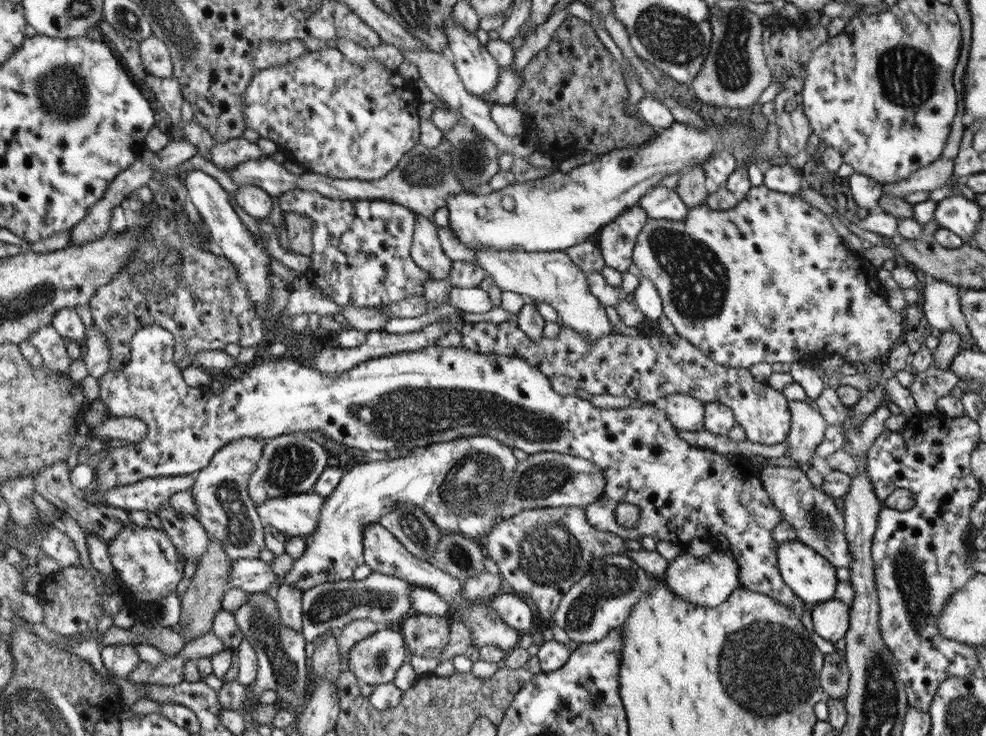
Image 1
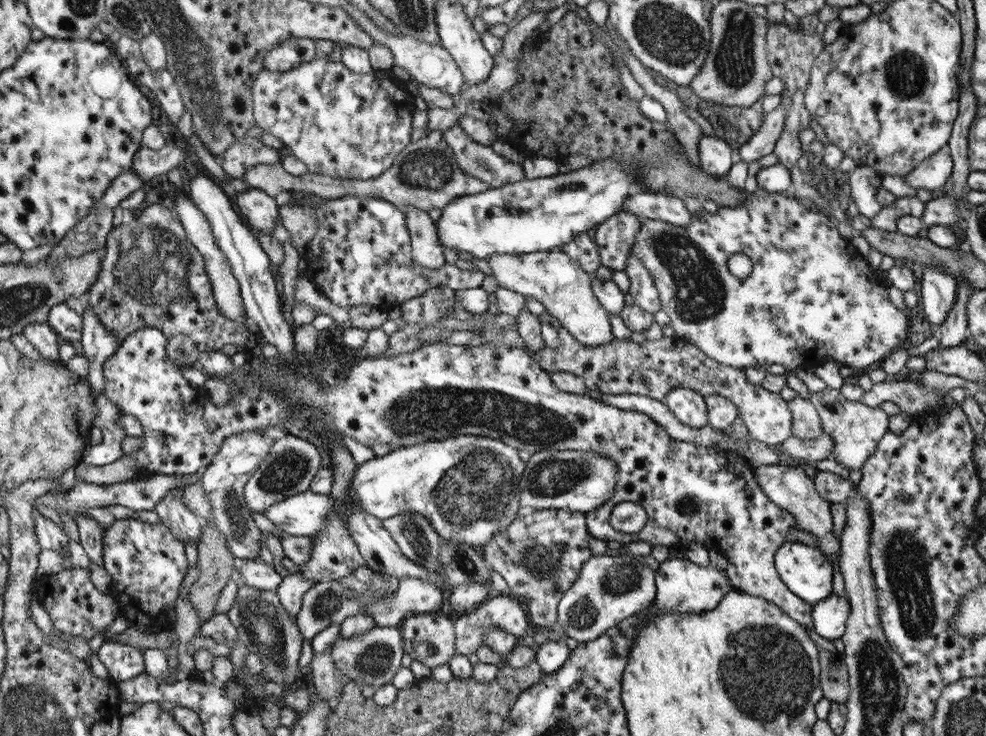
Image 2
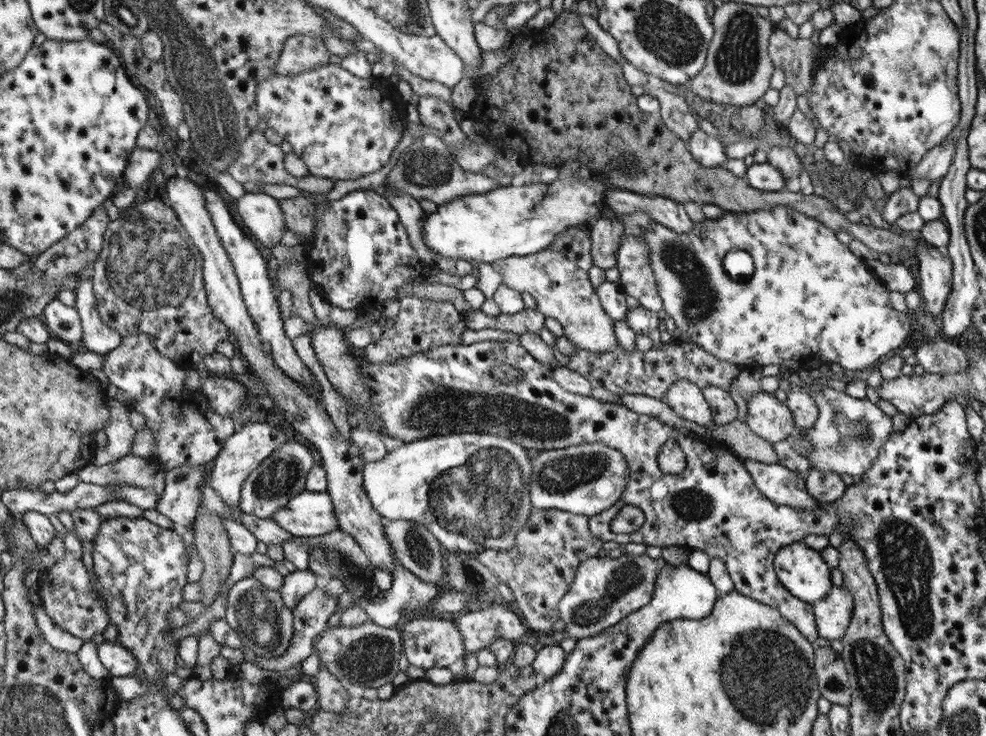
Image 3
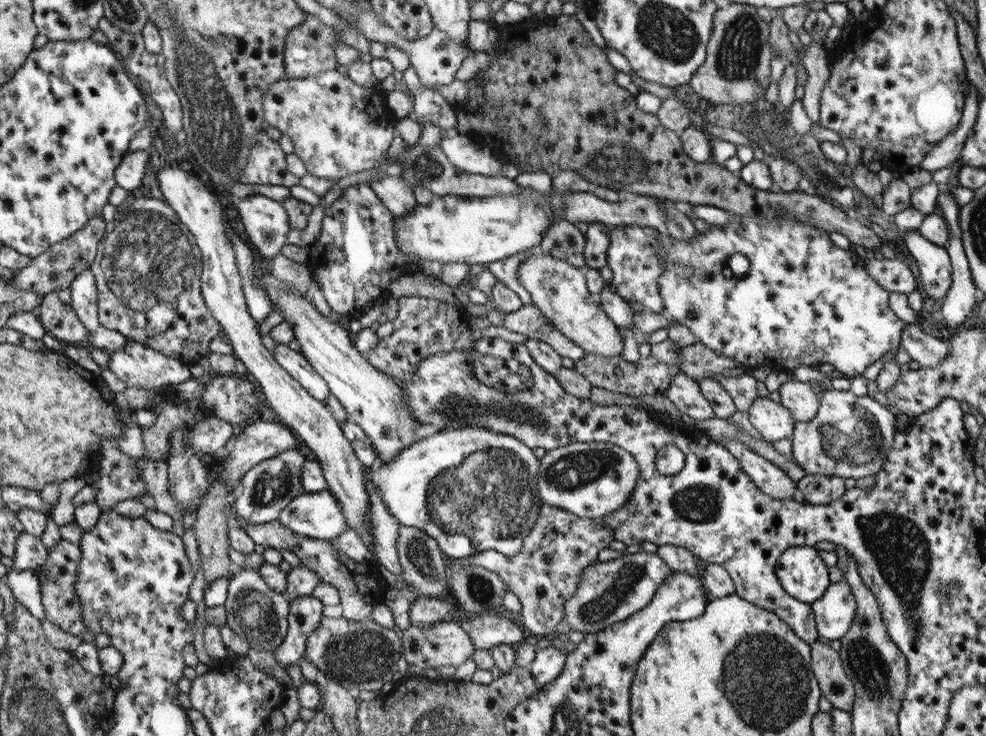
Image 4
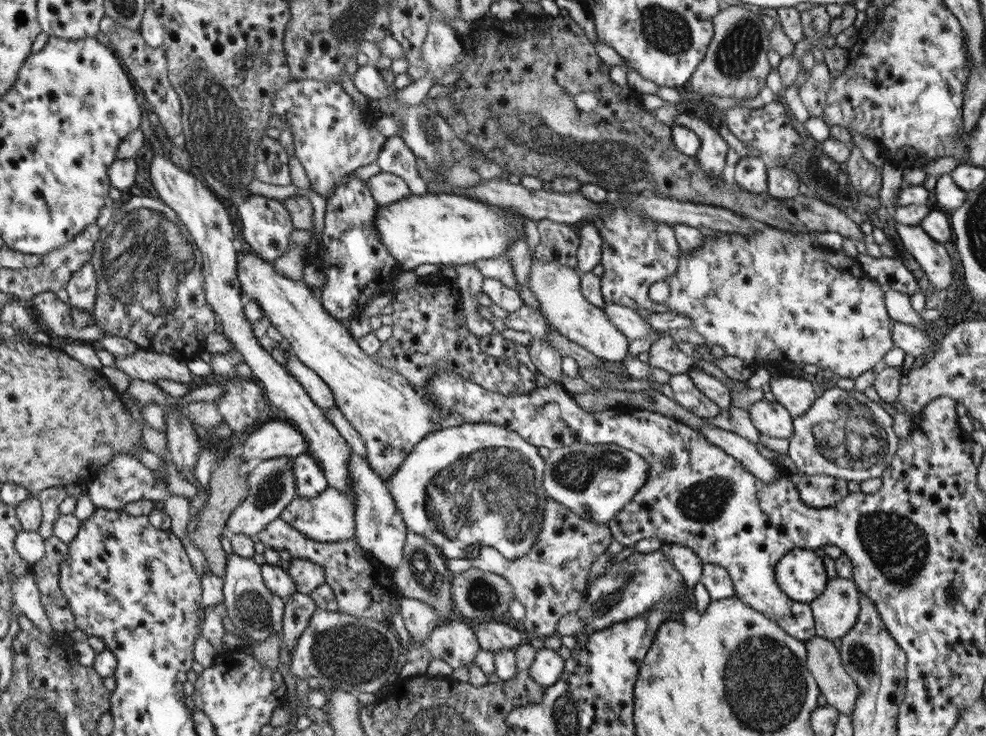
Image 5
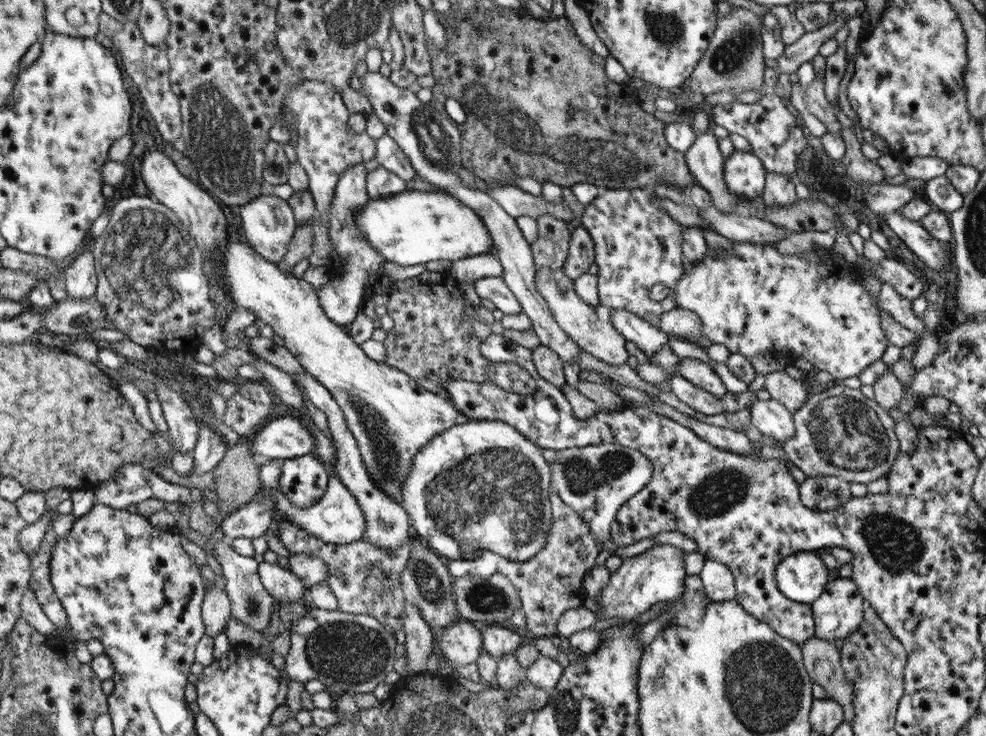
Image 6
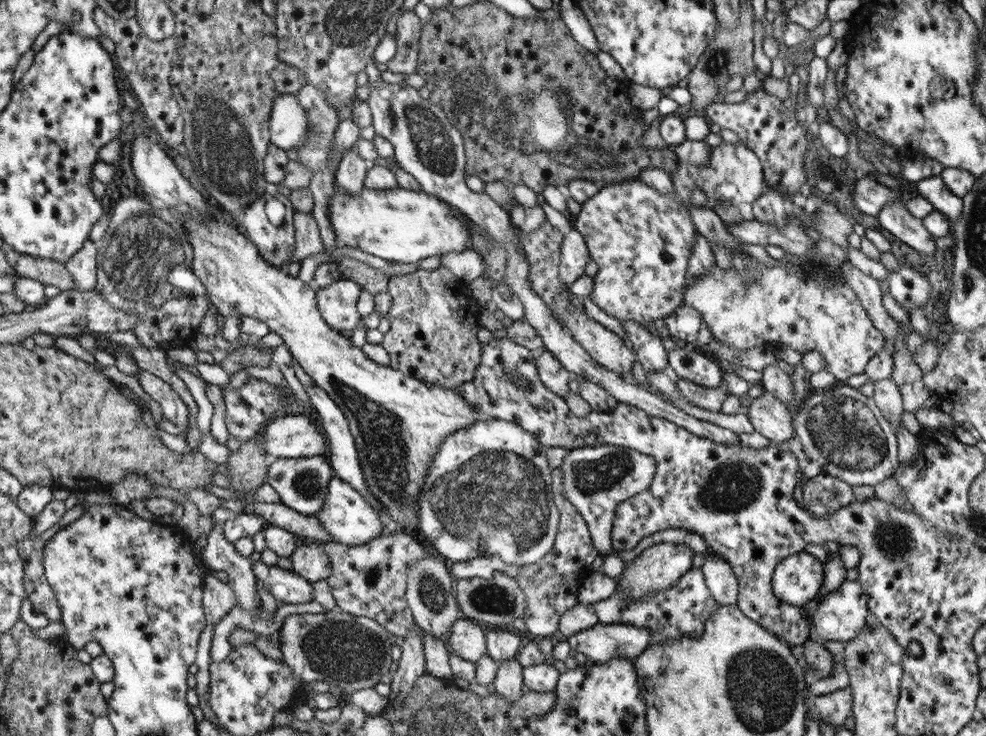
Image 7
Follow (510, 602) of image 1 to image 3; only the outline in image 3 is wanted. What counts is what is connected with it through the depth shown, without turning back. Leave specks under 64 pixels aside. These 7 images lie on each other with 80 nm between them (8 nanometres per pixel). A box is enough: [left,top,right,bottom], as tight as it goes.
[457,602,526,654]

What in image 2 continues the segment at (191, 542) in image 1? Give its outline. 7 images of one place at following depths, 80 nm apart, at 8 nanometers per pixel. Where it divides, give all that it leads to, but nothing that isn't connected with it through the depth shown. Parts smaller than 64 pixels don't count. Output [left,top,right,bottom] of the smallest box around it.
[155,483,203,544]

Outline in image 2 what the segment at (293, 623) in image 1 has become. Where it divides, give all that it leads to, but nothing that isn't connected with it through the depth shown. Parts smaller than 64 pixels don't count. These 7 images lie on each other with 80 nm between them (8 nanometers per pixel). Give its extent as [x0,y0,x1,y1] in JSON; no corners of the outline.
[275,573,314,622]

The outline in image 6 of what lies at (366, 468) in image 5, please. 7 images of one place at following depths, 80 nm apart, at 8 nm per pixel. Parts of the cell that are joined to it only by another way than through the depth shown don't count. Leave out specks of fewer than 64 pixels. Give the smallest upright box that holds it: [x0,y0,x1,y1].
[298,372,413,553]

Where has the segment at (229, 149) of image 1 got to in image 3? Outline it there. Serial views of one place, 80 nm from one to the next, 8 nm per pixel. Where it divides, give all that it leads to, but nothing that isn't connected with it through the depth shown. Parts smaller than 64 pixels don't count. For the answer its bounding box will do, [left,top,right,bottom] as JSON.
[228,130,303,189]

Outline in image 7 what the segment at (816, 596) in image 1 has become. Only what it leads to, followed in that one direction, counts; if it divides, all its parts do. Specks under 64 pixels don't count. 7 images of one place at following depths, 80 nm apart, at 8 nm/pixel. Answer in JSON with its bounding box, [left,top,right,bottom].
[771,550,823,606]

